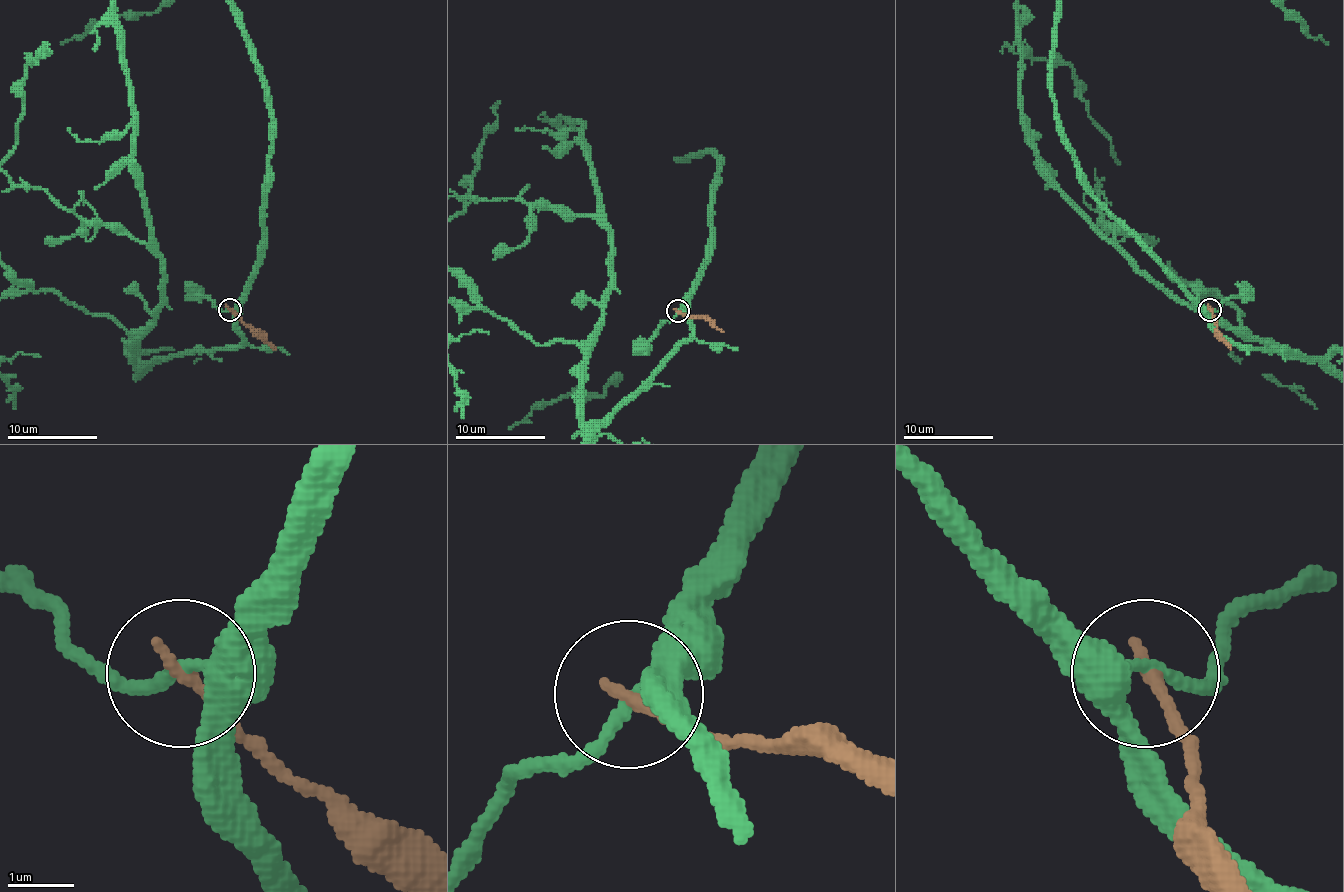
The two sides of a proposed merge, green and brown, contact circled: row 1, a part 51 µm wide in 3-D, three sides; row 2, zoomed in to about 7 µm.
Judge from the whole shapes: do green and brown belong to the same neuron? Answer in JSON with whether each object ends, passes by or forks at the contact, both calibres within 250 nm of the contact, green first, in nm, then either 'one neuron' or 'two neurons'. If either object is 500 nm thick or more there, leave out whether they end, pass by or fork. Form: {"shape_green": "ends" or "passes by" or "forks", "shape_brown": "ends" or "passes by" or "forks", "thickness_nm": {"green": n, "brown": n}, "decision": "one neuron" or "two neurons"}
{"shape_green": "passes by", "shape_brown": "ends", "thickness_nm": {"green": 200, "brown": 190}, "decision": "two neurons"}

